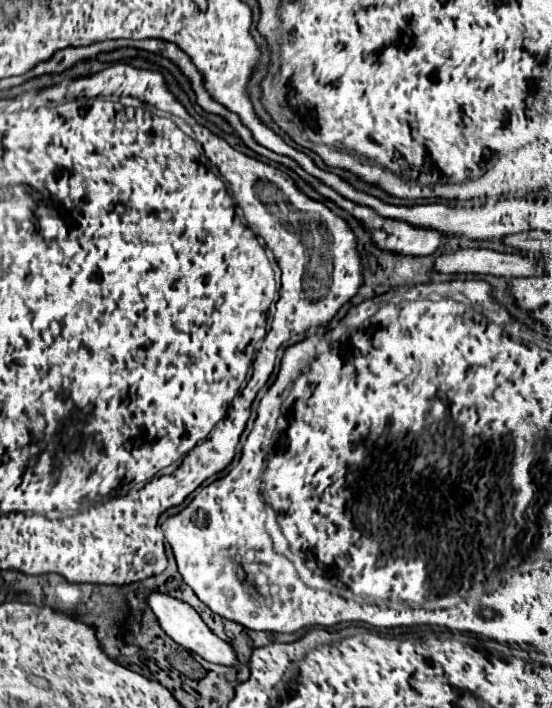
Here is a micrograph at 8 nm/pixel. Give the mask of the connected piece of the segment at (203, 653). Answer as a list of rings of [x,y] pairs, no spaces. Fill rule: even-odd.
[[[151,591],[147,595],[147,605],[149,609],[155,613],[161,629],[177,643],[181,645],[183,649],[191,651],[191,653],[197,653],[199,657],[203,657],[205,661],[209,663],[217,663],[217,665],[225,665],[225,667],[235,667],[237,665],[237,655],[235,655],[235,649],[231,647],[231,643],[219,639],[217,635],[213,635],[213,631],[205,625],[205,621],[201,619],[201,615],[191,607],[187,605],[185,601],[177,599],[177,597],[171,597],[171,595],[165,595],[165,593],[159,593],[159,591]]]

